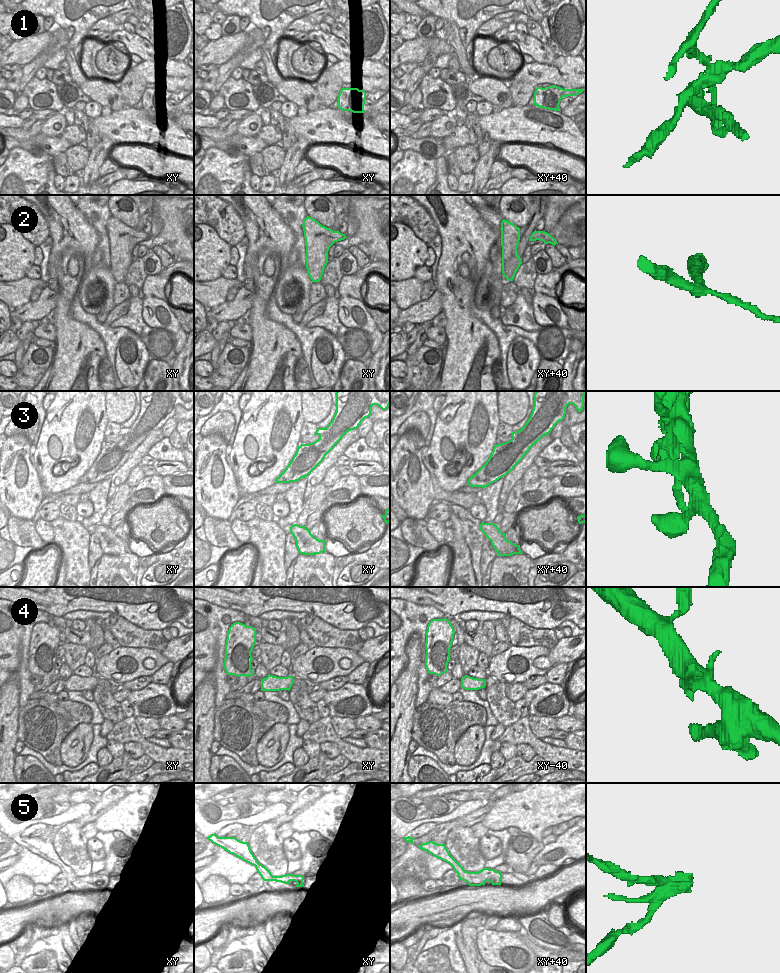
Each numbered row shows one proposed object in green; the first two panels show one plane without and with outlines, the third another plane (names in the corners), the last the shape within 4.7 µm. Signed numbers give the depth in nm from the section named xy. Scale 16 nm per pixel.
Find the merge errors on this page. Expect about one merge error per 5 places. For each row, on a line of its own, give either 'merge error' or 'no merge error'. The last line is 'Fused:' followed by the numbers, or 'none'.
1: merge error
2: no merge error
3: merge error
4: no merge error
5: merge error
Fused: 1, 3, 5

